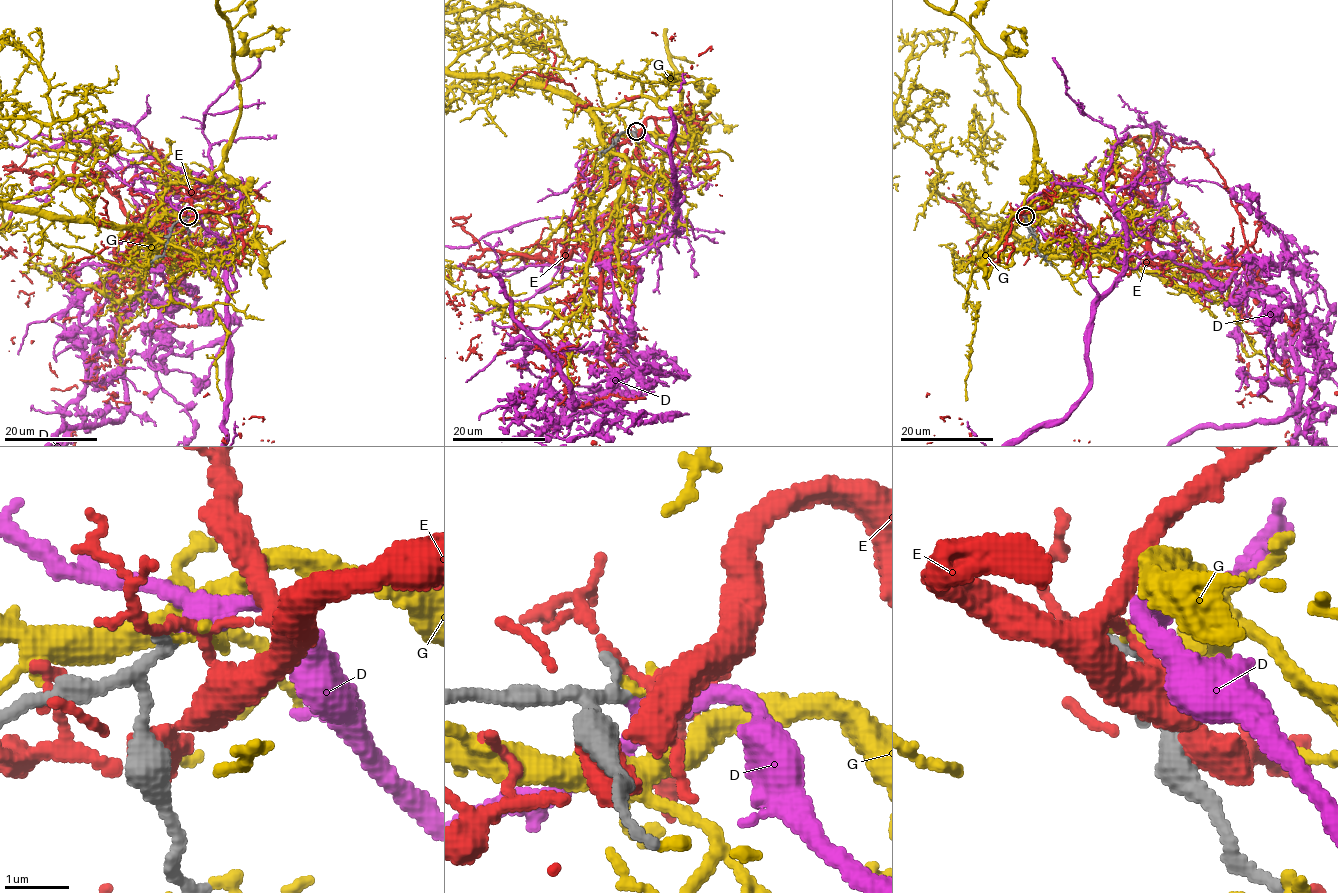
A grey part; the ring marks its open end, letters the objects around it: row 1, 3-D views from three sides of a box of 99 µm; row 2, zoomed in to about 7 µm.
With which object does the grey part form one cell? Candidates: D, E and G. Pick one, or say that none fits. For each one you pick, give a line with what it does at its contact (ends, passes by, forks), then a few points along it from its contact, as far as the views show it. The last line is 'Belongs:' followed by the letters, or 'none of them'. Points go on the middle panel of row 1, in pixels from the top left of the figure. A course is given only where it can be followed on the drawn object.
D: it passes by
Belongs: D

